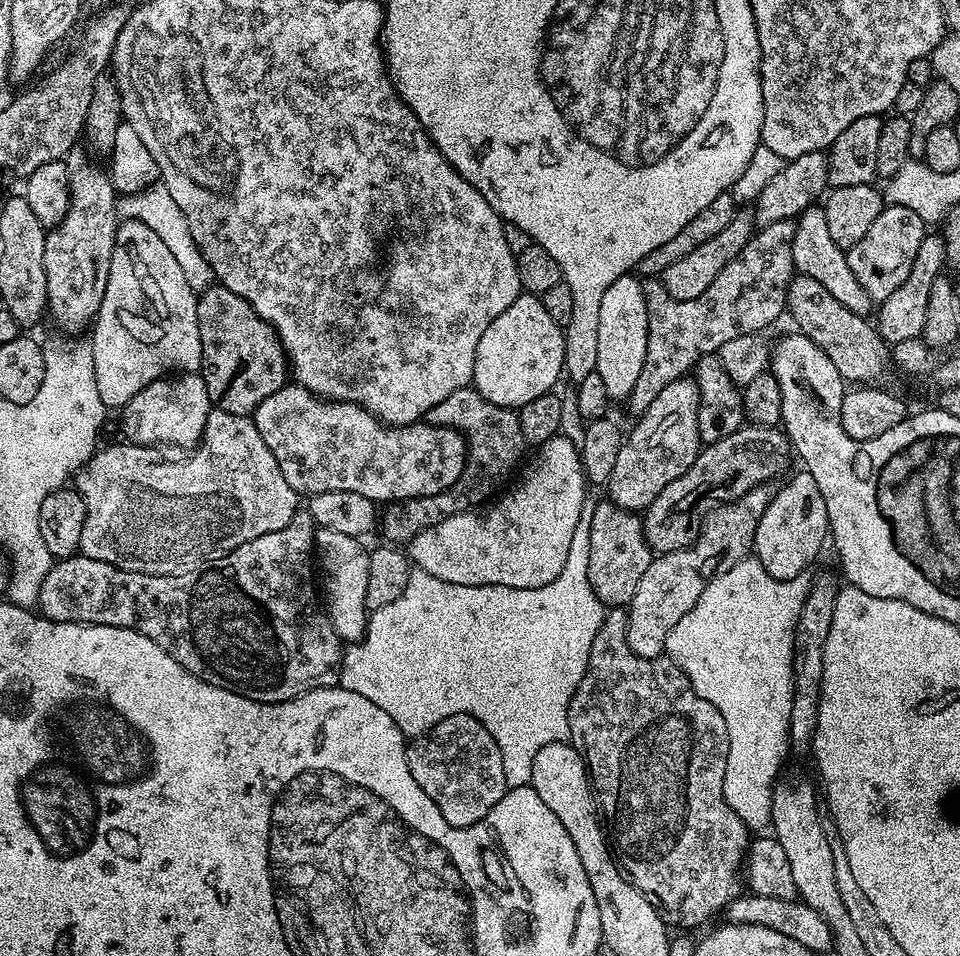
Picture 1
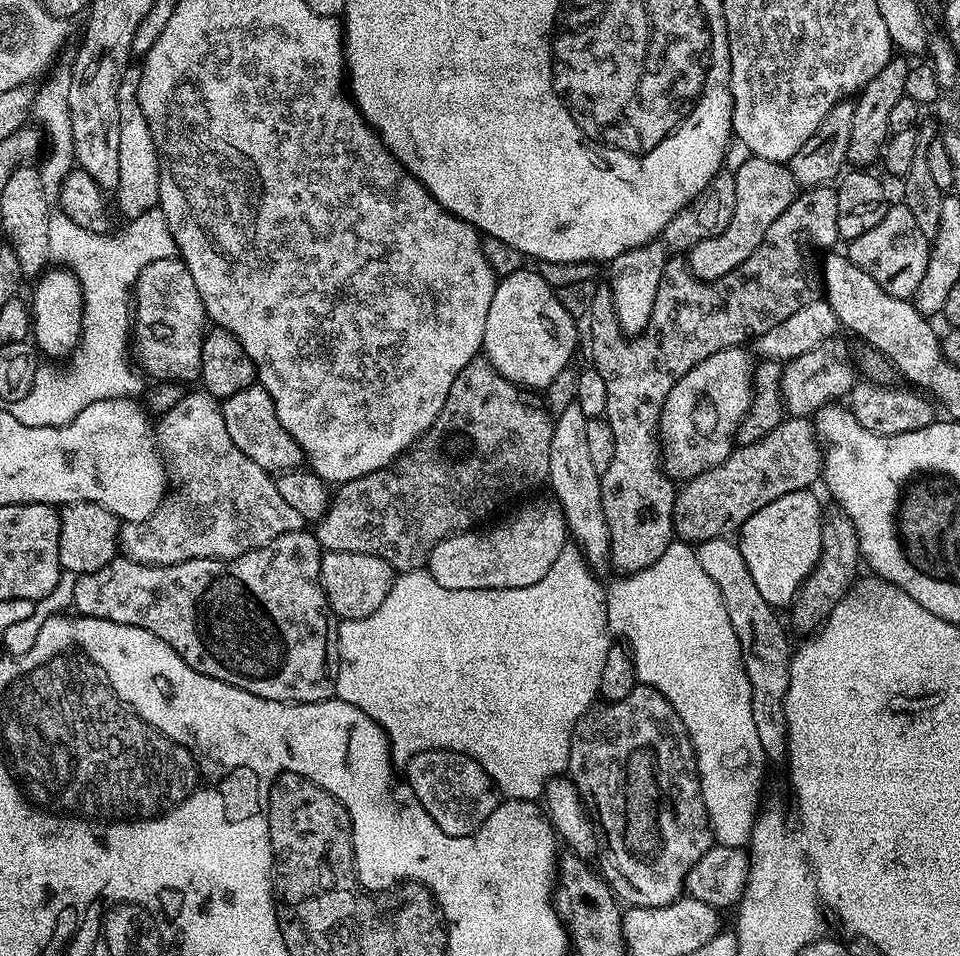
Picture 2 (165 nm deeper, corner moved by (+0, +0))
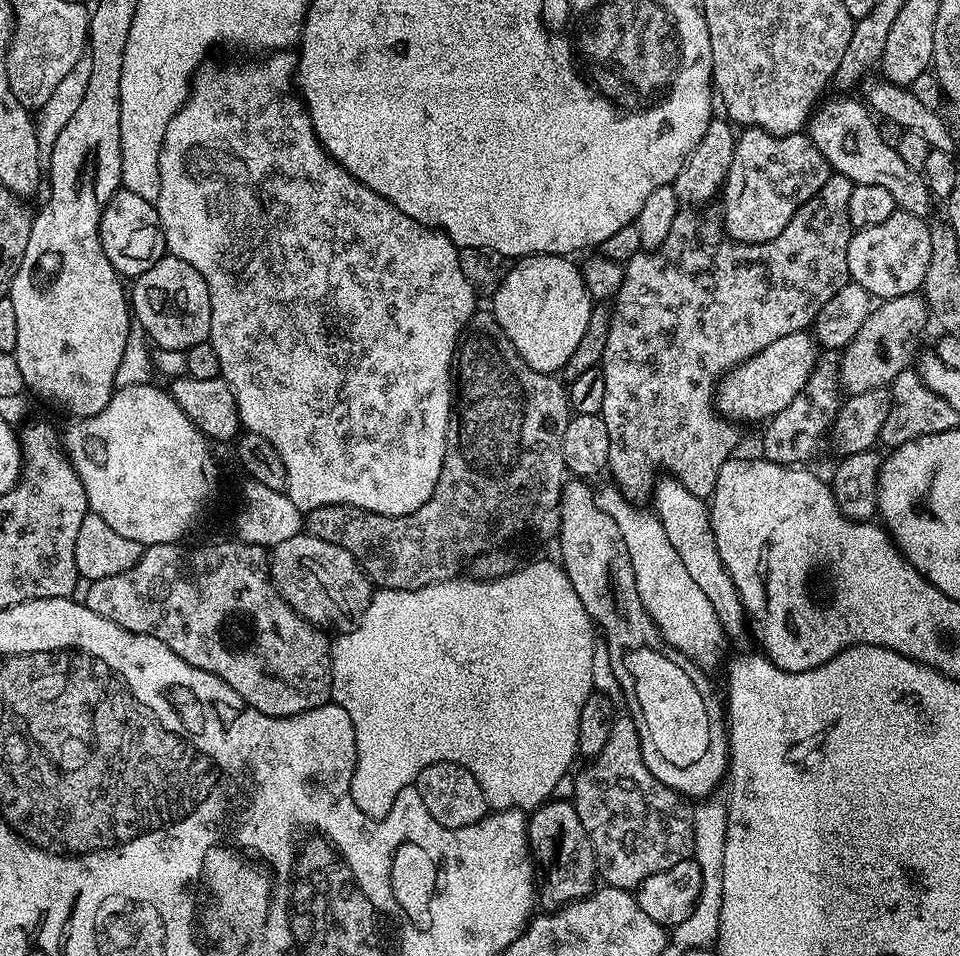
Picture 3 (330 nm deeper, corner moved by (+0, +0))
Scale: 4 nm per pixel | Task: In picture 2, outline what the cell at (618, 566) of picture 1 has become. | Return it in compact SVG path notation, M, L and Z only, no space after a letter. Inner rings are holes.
M821 186L801 191L796 199L790 202L790 206L786 206L786 210L782 210L782 214L778 214L778 218L774 218L774 223L770 225L770 230L766 230L766 238L762 238L762 246L758 246L758 250L754 250L754 254L750 254L750 258L746 258L746 262L742 262L742 266L730 270L730 274L726 274L722 278L700 280L689 270L687 259L668 258L665 262L665 270L662 271L662 278L658 285L657 297L654 300L649 321L646 322L644 329L631 338L621 331L619 322L616 320L616 308L612 301L609 285L604 282L597 283L594 303L590 306L586 323L588 323L589 330L592 331L591 363L598 370L598 374L602 374L602 379L606 381L606 410L604 411L604 416L608 421L610 430L614 430L614 459L611 460L610 466L601 475L600 489L602 490L602 510L606 514L606 522L610 530L610 554L612 555L610 564L613 569L617 568L617 573L627 574L638 570L646 570L646 566L654 566L654 562L658 562L658 558L662 558L663 552L671 546L674 539L672 515L674 514L674 502L676 501L678 488L672 477L662 467L662 445L659 437L660 415L662 414L662 406L666 402L666 394L670 394L674 382L678 382L678 378L682 378L682 374L686 374L686 370L698 366L698 362L710 358L710 354L718 354L718 350L747 345L748 339L749 343L753 338L766 334L766 330L770 330L770 326L778 326L778 322L783 322L784 319L790 318L790 314L794 314L794 310L798 310L803 304L809 304L811 300L817 299L818 256L816 260L816 251L819 248L824 248L823 250L835 249L837 247L836 244L838 244L837 230L838 198L836 197L836 188Z

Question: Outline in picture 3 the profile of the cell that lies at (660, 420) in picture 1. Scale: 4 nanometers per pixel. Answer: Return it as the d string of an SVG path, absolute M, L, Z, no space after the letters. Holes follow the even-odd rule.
M807 331L791 332L778 338L778 342L770 342L766 350L758 350L758 354L743 360L737 368L729 368L720 377L714 397L717 412L732 422L771 420L804 391L810 374L816 369L817 359L818 345Z

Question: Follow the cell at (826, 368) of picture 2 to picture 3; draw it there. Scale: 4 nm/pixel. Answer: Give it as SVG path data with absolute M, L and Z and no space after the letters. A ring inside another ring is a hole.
M923 295L899 296L877 303L868 313L866 322L862 322L862 330L854 334L854 338L840 352L840 387L848 396L866 394L866 390L888 388L902 374L902 370L913 363L917 355L916 339L924 328L924 323L929 323L928 305L925 304Z

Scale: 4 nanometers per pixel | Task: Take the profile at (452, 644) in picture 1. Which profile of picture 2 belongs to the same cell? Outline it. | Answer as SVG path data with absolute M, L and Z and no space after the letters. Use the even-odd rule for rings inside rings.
M575 543L564 545L558 562L550 566L542 582L525 588L491 588L490 590L446 590L438 586L427 570L401 572L393 579L390 594L386 602L366 618L343 621L334 633L334 656L336 670L335 699L350 702L358 706L362 714L374 718L378 726L388 736L388 745L392 747L392 759L397 765L408 764L406 774L407 787L422 802L423 809L434 819L435 825L448 837L466 837L484 824L500 803L496 788L501 797L509 800L539 801L551 780L557 779L567 769L568 755L572 745L572 731L581 716L597 703L602 666L610 647L608 615L606 606L608 597L605 585L596 581L597 573L588 567L588 561Z

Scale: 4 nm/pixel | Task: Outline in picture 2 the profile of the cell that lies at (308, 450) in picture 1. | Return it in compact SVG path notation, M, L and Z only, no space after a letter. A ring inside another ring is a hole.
M254 382L246 390L238 390L238 394L230 394L222 400L222 418L226 418L226 434L234 441L234 446L250 458L250 462L258 462L269 474L279 474L290 468L299 468L302 464L300 447L286 434L282 422L278 422L274 402L270 394L259 382Z

